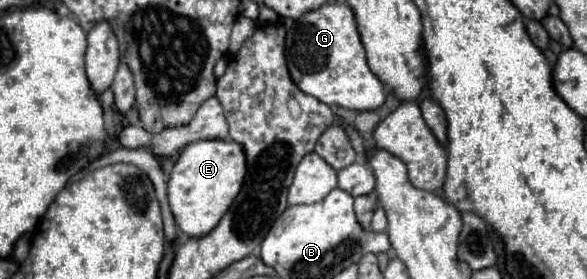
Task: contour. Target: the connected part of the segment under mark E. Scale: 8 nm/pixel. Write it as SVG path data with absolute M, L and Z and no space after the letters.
M201 140L185 146L171 166L167 198L177 228L189 238L209 234L241 190L245 178L245 152L231 140Z

